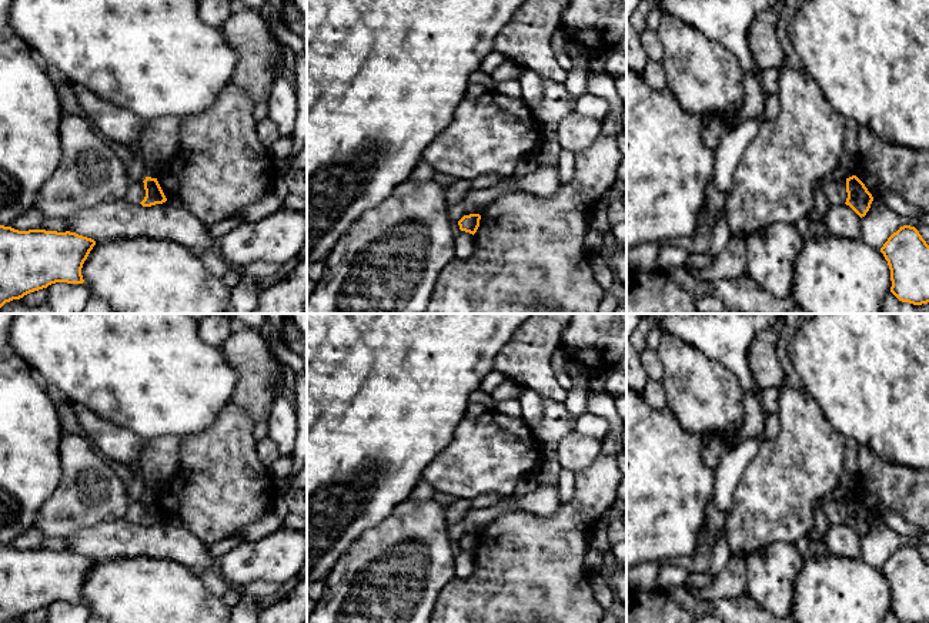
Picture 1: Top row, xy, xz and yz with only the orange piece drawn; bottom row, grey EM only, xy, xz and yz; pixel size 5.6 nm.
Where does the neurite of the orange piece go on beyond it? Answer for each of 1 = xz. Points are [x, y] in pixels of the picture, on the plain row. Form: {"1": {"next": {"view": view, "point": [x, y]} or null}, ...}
{"1": {"next": null}}

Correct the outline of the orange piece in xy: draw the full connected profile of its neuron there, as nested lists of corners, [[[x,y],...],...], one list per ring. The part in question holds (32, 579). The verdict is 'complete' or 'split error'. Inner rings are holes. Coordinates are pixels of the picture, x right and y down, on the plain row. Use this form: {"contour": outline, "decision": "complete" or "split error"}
{"contour": [[[0,545],[0,623],[20,619],[56,602],[83,603],[81,587],[94,565],[94,559],[70,550],[19,550]]], "decision": "complete"}

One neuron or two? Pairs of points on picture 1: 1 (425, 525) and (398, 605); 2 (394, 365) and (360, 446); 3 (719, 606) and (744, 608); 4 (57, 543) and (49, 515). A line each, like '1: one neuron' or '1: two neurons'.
1: one neuron
2: one neuron
3: one neuron
4: two neurons

